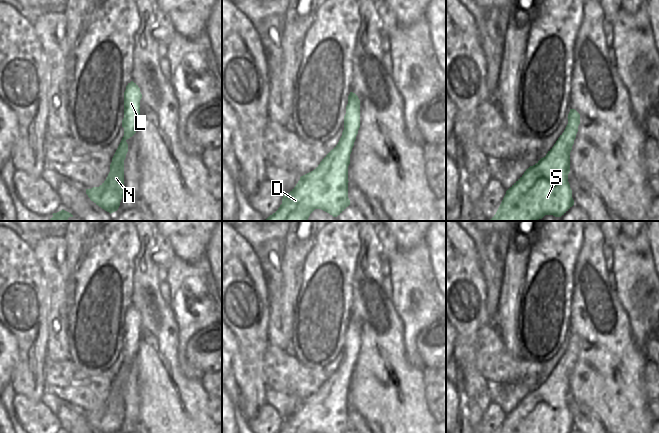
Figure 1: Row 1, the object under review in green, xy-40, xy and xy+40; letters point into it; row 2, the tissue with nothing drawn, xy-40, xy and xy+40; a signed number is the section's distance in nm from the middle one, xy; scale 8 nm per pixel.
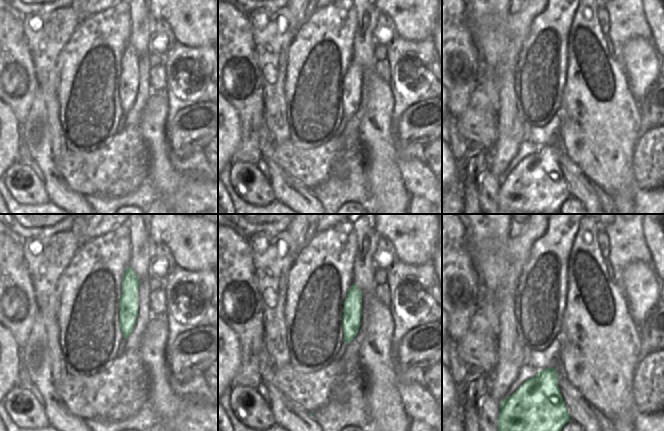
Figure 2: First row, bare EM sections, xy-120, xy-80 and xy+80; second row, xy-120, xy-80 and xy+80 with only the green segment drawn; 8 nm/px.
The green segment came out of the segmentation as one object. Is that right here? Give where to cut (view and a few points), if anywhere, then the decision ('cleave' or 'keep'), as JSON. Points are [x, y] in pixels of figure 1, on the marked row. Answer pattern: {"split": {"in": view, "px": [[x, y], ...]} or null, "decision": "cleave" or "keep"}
{"split": null, "decision": "keep"}

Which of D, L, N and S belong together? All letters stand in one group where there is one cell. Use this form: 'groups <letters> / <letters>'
groups D L N S

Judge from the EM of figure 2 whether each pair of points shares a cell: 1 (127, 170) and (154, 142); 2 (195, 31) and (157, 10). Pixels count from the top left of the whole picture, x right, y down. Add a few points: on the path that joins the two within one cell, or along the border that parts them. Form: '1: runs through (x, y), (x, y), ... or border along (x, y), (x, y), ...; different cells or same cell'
1: border along (138, 127), (149, 153), (150, 171); different cells
2: runs through (186, 23), (173, 10), (166, 10); same cell

